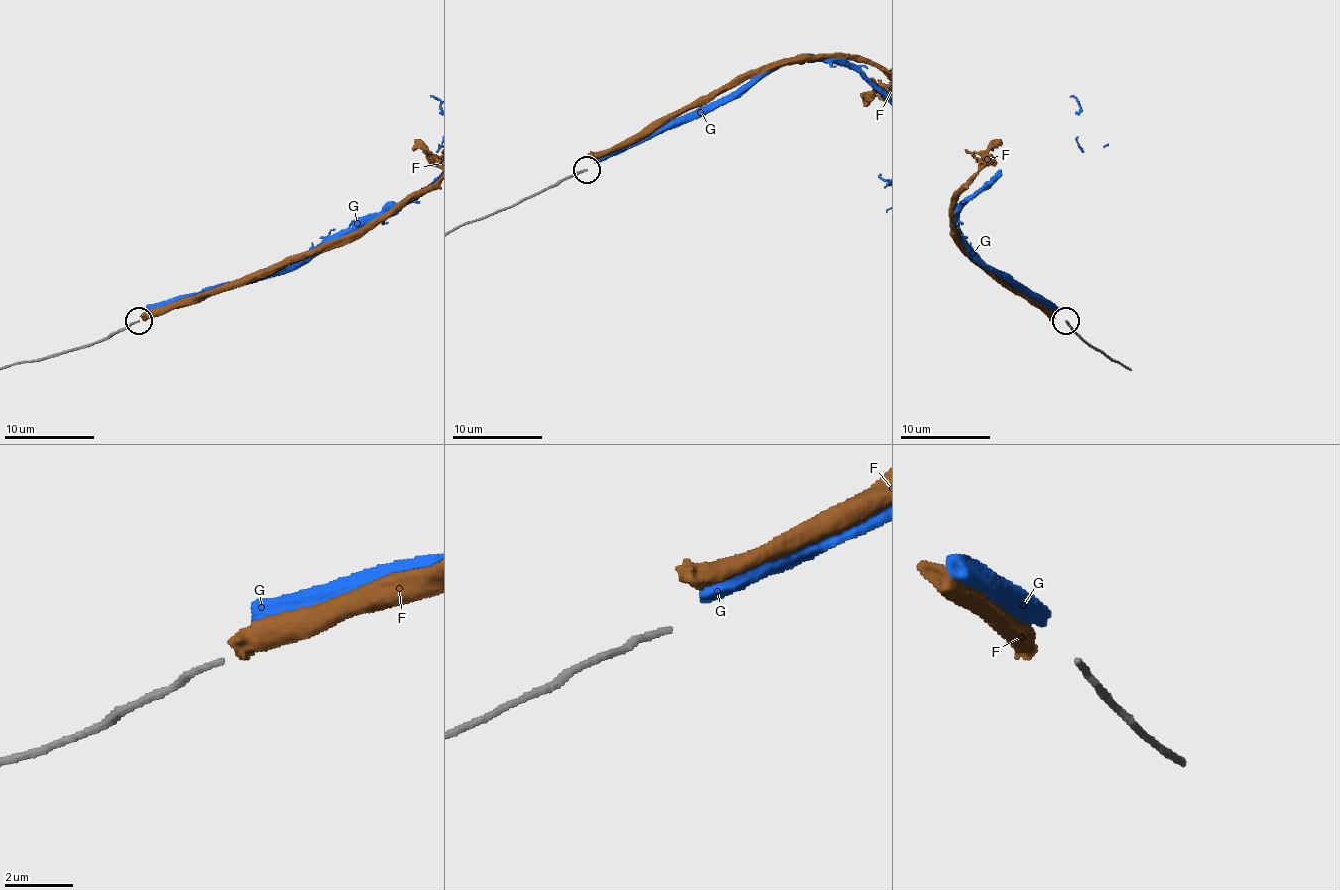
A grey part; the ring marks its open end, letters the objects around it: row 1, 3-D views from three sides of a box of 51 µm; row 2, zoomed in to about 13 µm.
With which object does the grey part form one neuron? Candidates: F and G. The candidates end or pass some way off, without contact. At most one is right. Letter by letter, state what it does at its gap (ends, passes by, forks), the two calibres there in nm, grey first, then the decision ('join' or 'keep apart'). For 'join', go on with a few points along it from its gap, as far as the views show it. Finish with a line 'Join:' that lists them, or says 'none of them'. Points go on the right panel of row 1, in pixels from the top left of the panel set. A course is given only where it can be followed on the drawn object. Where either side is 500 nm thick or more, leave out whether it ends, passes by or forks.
F: calibres 170 and 650 nm; keep apart
G: calibres 170 and 550 nm; keep apart
Join: none of them

